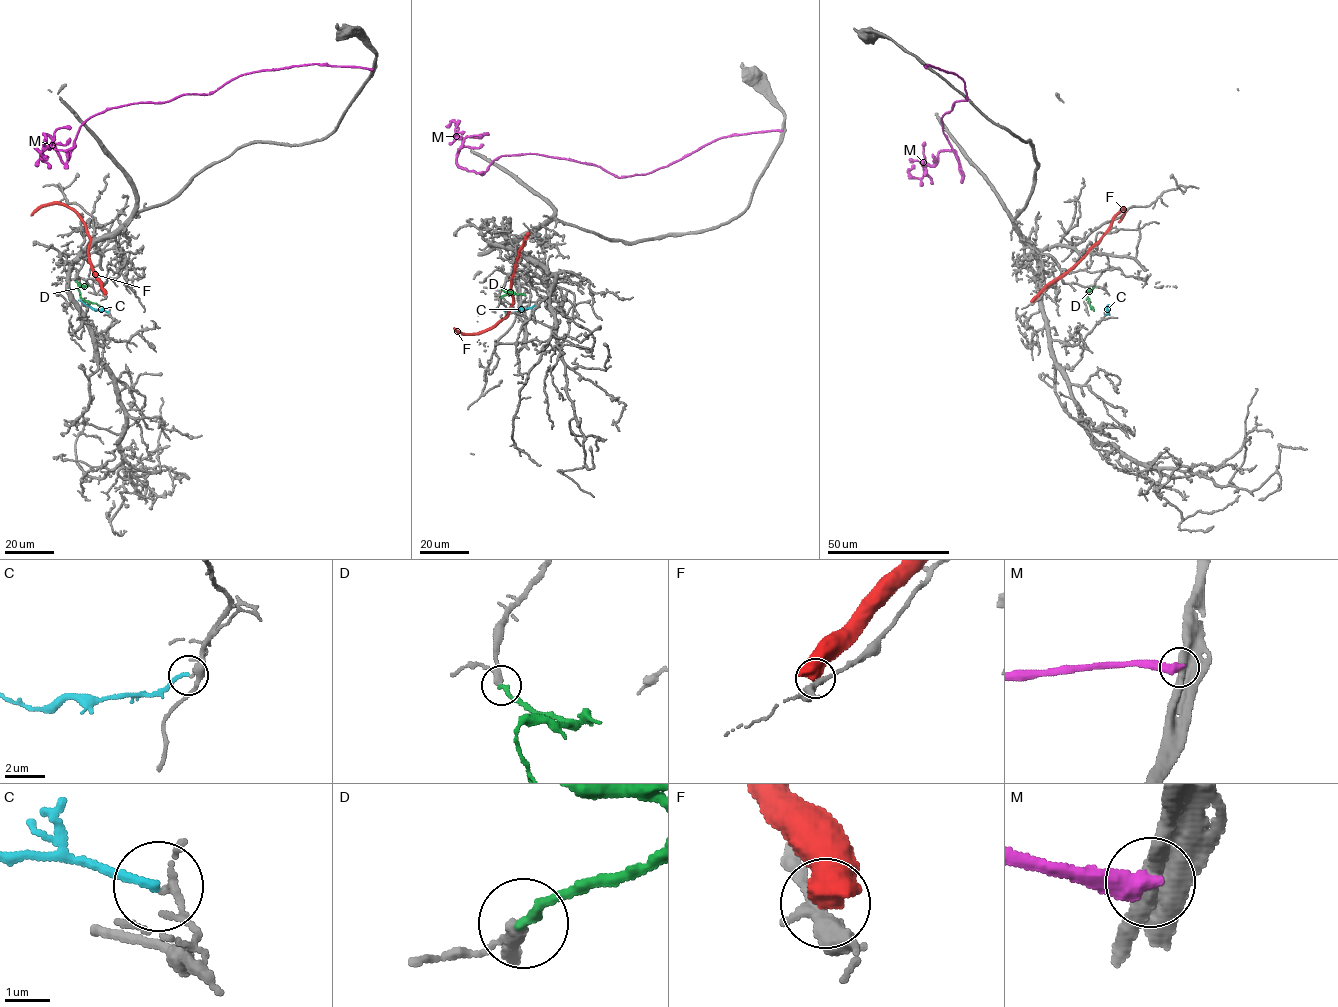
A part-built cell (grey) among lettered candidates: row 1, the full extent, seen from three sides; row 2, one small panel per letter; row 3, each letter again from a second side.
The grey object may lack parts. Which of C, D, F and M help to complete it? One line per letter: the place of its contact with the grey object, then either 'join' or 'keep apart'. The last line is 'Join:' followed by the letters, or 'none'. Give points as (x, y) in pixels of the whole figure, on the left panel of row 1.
C: meets grey at (108, 312); keep apart
D: meets grey at (76, 281); join
F: meets grey at (104, 294); keep apart
M: meets grey at (372, 69); keep apart
Join: D

